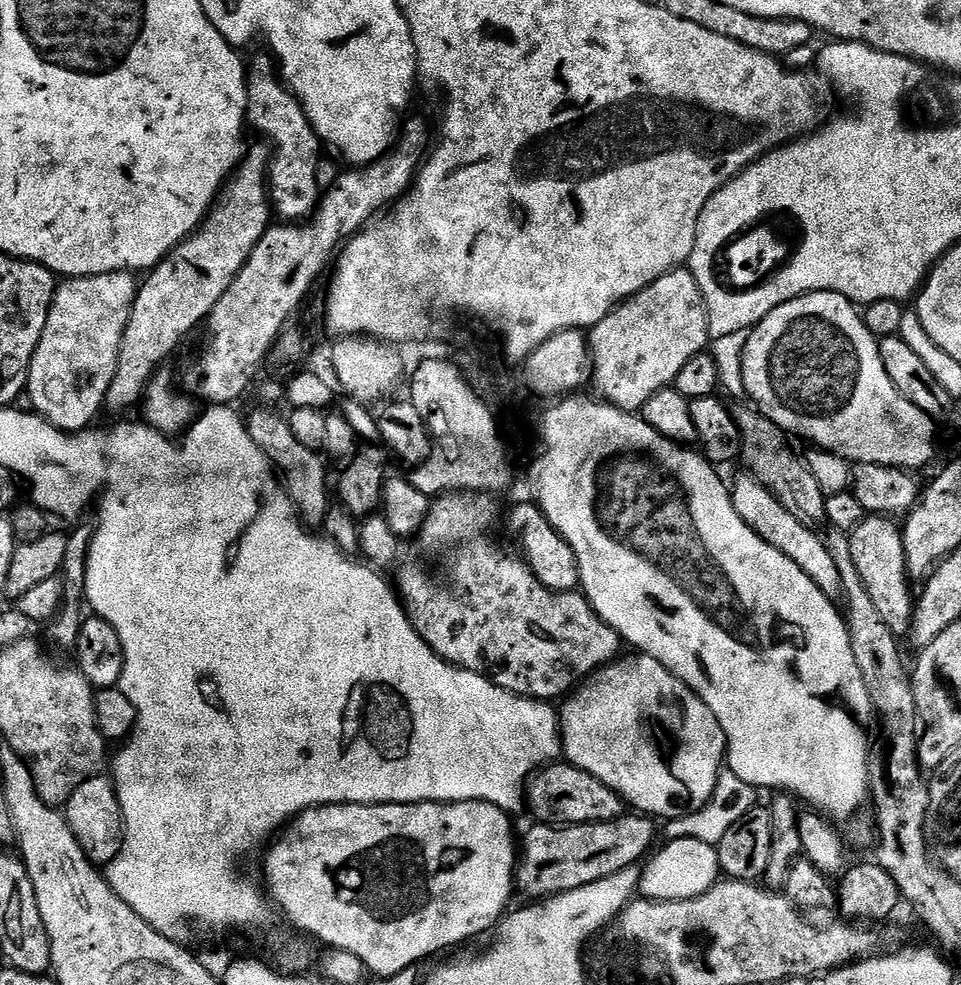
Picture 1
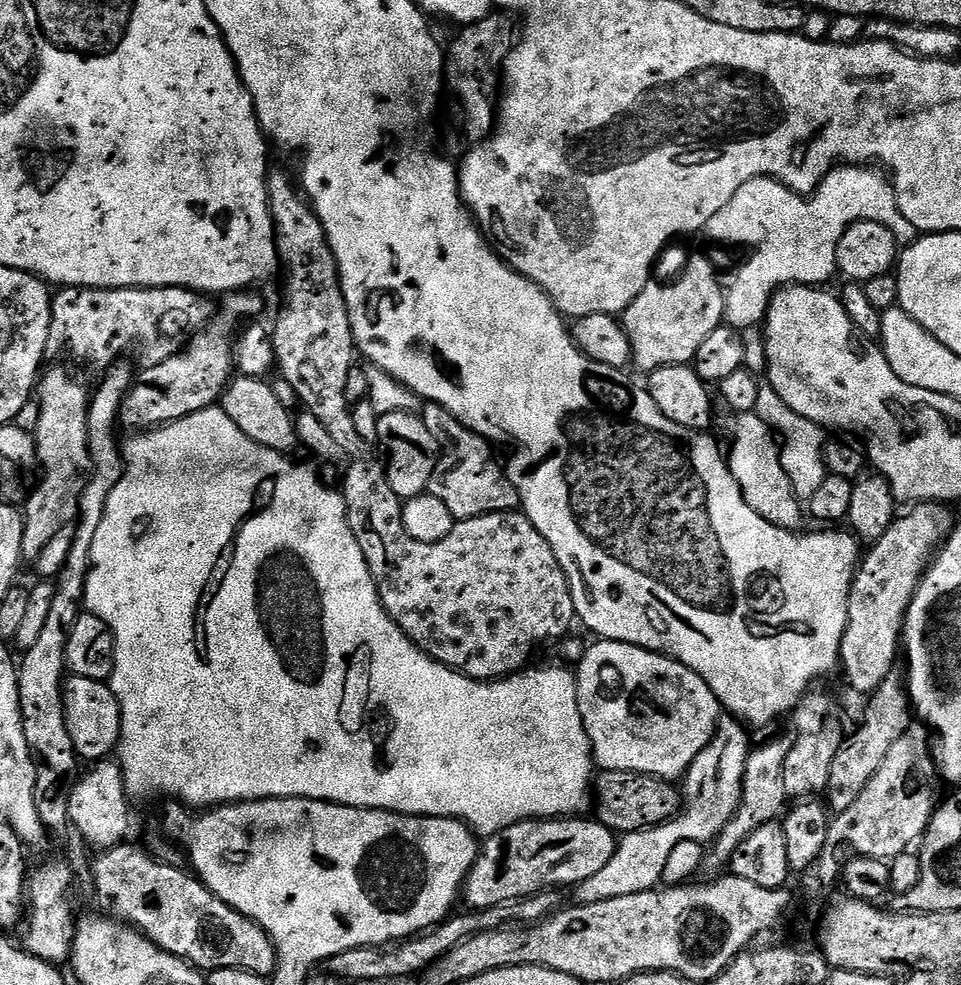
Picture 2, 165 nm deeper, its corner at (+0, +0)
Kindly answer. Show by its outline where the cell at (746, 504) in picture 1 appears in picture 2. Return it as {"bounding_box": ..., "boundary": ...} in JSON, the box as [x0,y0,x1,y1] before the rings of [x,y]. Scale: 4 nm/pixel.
{"bounding_box":[726,411,806,529],"boundary":[[[755,411],[741,412],[735,419],[736,421],[732,424],[732,449],[727,449],[726,459],[732,477],[736,479],[742,490],[744,501],[759,516],[766,518],[766,522],[779,528],[799,529],[804,516],[806,518],[806,512],[782,466],[781,441],[773,432],[772,427],[761,416],[757,416]]]}

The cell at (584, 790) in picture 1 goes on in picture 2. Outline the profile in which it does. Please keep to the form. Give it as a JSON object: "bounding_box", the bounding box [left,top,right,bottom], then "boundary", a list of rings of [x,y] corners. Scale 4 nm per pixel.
{"bounding_box":[594,770,682,832],"boundary":[[[604,770],[594,780],[594,808],[600,811],[599,819],[613,832],[641,832],[681,815],[682,792],[673,781],[663,780],[661,776]]]}

